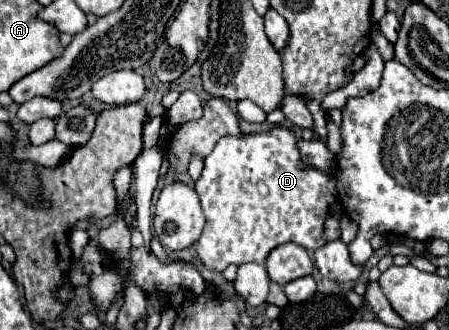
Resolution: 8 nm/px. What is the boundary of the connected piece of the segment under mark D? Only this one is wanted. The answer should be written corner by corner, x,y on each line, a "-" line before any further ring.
273,127
269,131
261,131
261,133
245,133
241,137
221,137
221,141
215,145
215,149
211,151
211,155
205,157
205,167
201,171
201,177
195,181
195,191
199,193
201,197
201,205
203,205
203,211
205,211
205,229
197,241
197,255
201,259
201,263
207,267
207,269
213,269
213,271
225,271
227,265
235,263
235,265
243,265
243,263
265,263
267,255
283,245
283,243
297,243
305,249
319,249
321,245
325,245
323,241
323,225
325,225
325,219
329,215
329,205
331,201
335,201
337,197
337,189
335,189
335,179
329,175
329,173
321,173
321,169
317,167
309,167
301,161
301,153
297,149
297,137
293,133
293,129
287,129
287,127

